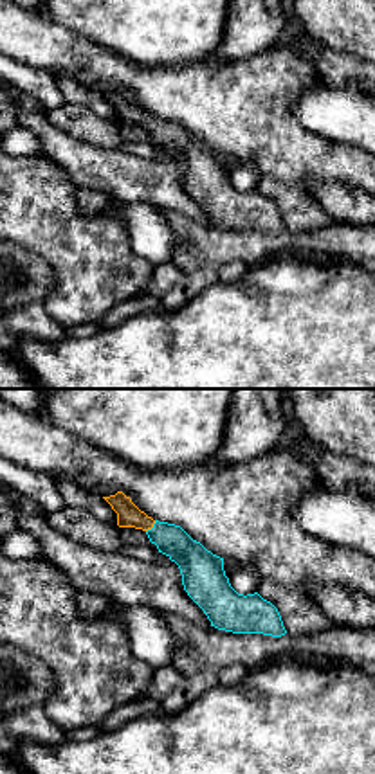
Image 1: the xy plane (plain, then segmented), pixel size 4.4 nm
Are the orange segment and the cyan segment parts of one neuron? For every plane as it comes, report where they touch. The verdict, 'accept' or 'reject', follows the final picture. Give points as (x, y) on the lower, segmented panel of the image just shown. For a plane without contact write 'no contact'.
(152, 526)

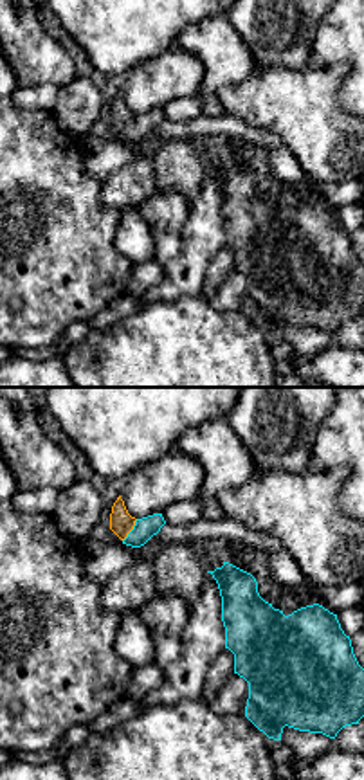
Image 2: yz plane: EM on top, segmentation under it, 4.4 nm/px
(132, 528)

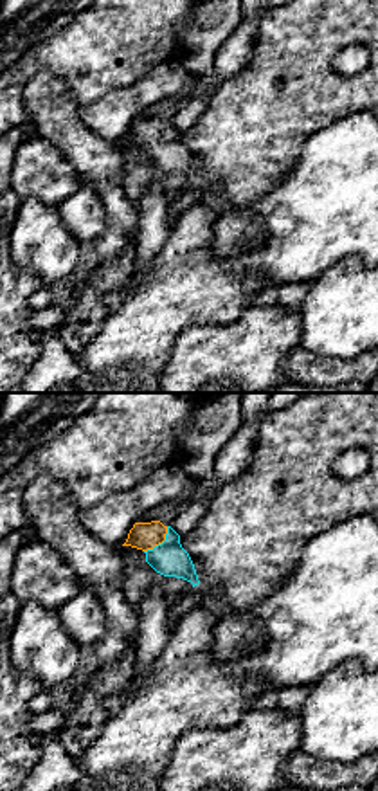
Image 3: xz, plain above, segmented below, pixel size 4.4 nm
(161, 543)

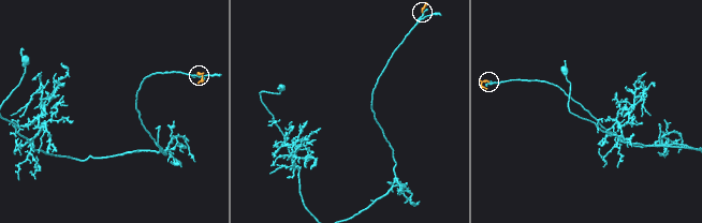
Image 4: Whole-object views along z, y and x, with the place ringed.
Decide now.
accept

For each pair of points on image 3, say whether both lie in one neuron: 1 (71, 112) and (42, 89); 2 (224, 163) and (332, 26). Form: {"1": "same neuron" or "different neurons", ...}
{"1": "same neuron", "2": "same neuron"}

